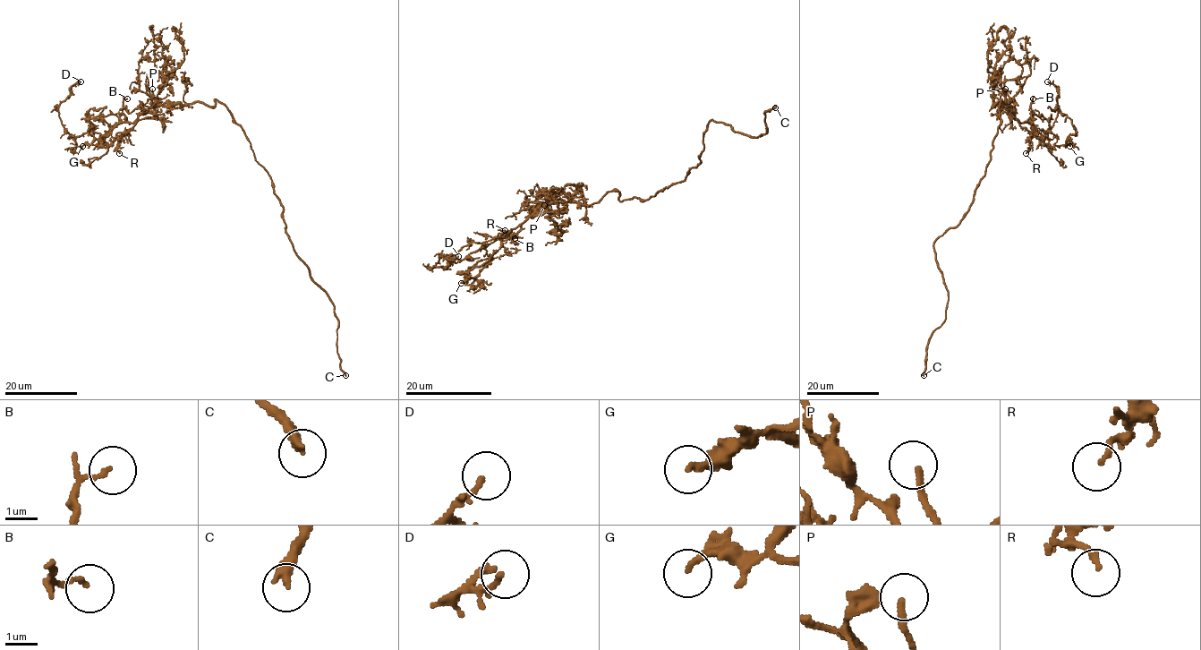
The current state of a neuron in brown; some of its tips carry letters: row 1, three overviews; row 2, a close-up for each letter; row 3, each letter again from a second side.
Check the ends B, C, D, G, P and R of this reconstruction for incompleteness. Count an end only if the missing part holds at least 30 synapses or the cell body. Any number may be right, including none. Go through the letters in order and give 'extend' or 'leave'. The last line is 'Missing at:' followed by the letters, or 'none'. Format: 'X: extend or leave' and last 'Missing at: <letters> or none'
B: extend
C: extend
D: leave
G: leave
P: extend
R: leave
Missing at: B, C, P

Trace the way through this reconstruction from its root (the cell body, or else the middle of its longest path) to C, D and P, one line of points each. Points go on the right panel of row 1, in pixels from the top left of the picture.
C: (997, 132), (991, 160), (969, 210), (934, 243), (948, 303), (946, 318), (928, 344), (924, 375)
D: (997, 132), (1000, 99), (992, 106), (1001, 101), (1034, 135), (1046, 136), (1058, 111), (1058, 89), (1047, 81)
P: (997, 132), (1001, 100), (992, 106), (1001, 101), (1003, 106), (1008, 101), (1005, 89)

